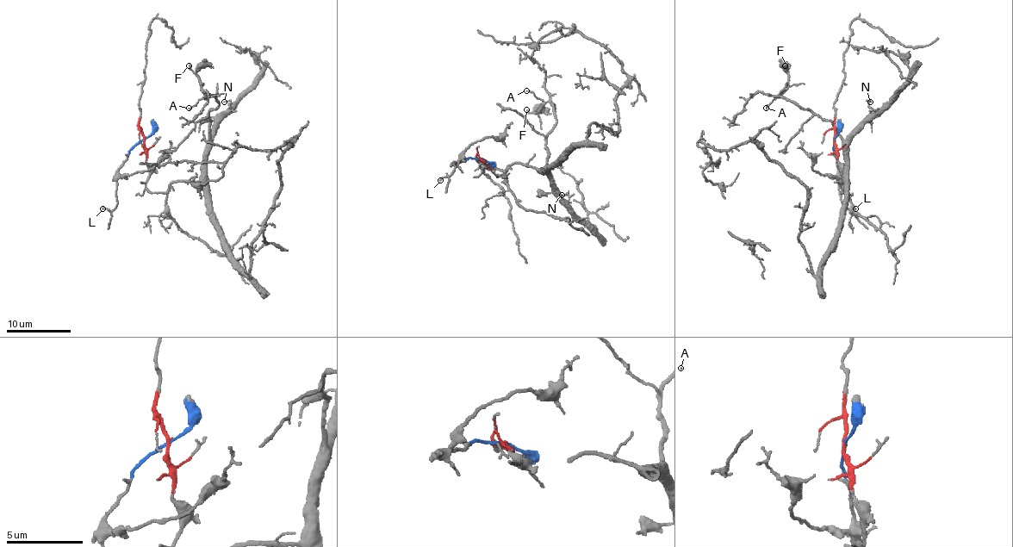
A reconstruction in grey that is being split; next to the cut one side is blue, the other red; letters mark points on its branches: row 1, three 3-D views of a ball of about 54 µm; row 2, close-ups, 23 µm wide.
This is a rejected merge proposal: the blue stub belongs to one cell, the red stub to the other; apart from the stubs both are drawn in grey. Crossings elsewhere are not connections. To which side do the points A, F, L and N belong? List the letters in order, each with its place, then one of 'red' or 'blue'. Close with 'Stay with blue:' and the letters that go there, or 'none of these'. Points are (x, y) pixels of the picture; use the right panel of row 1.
A: (766, 108) | red
F: (785, 65) | red
L: (855, 208) | blue
N: (870, 102) | red
Stay with blue: L

